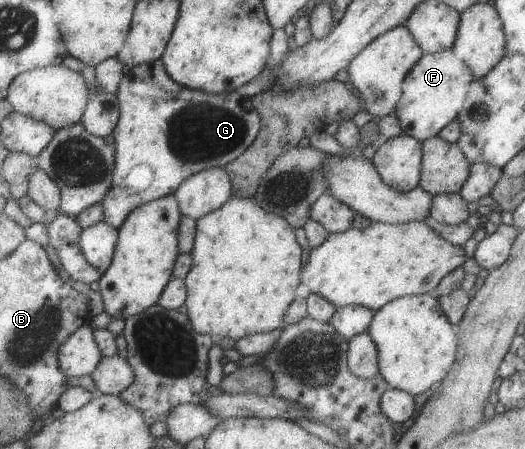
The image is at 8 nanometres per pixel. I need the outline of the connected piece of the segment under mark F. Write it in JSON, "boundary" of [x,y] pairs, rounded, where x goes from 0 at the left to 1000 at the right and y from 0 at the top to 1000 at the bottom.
{"boundary":[[[855,107],[825,120],[806,118],[804,129],[773,163],[764,187],[764,218],[756,223],[750,249],[768,301],[806,316],[827,307],[840,285],[869,265],[893,187],[903,176],[886,160],[886,143],[863,143],[855,129]]]}

